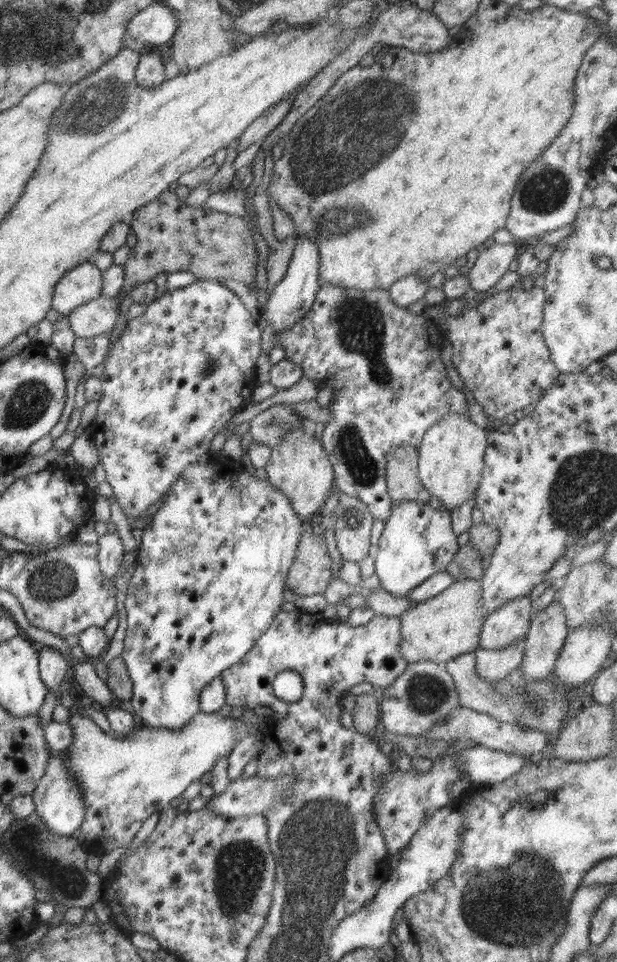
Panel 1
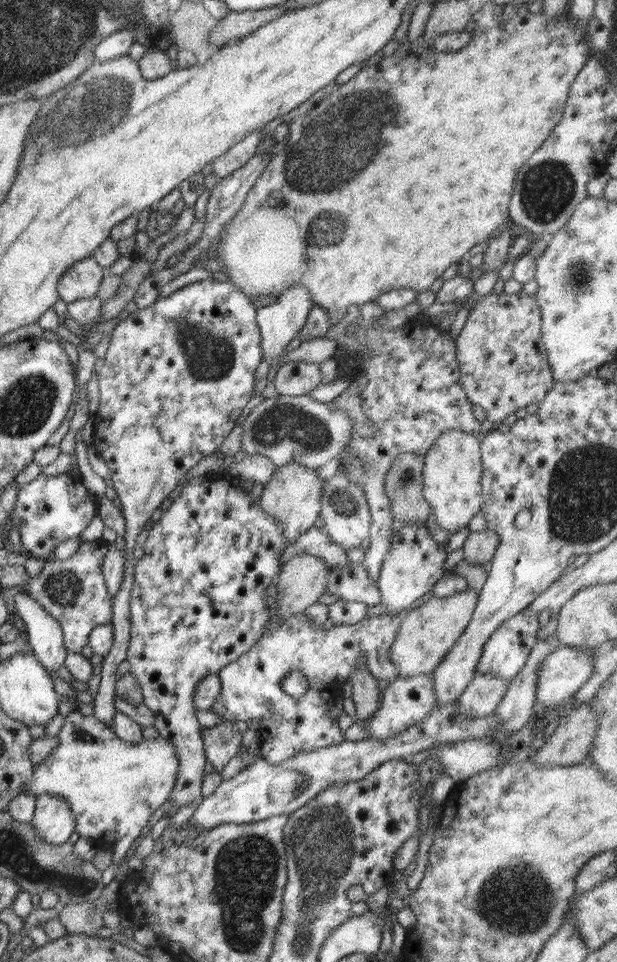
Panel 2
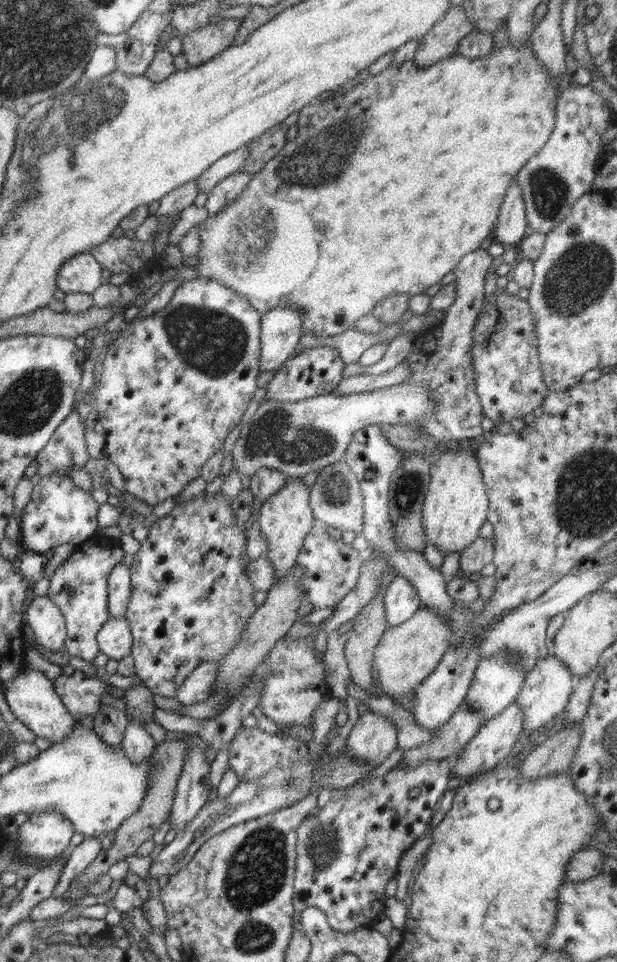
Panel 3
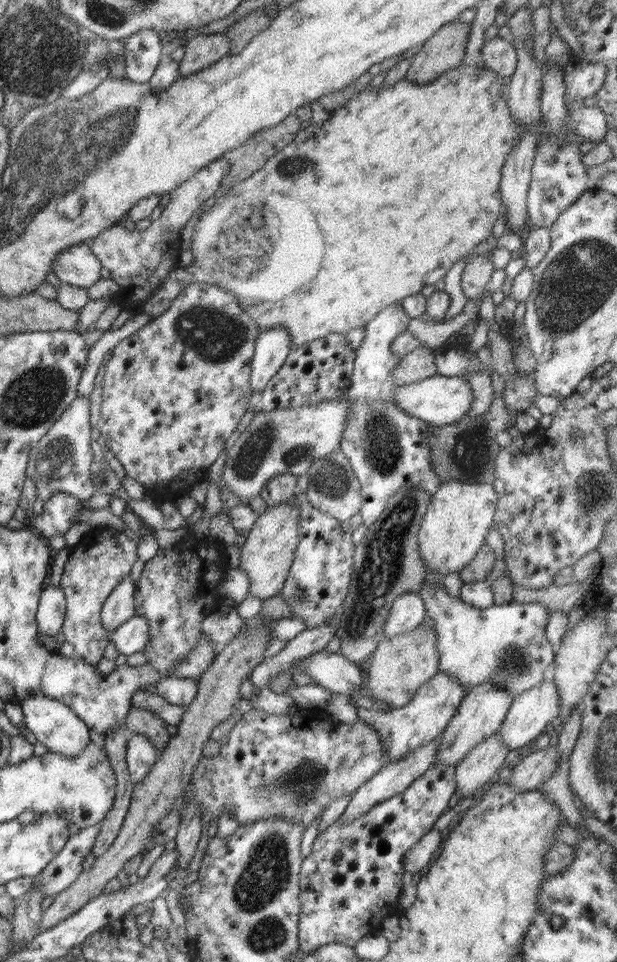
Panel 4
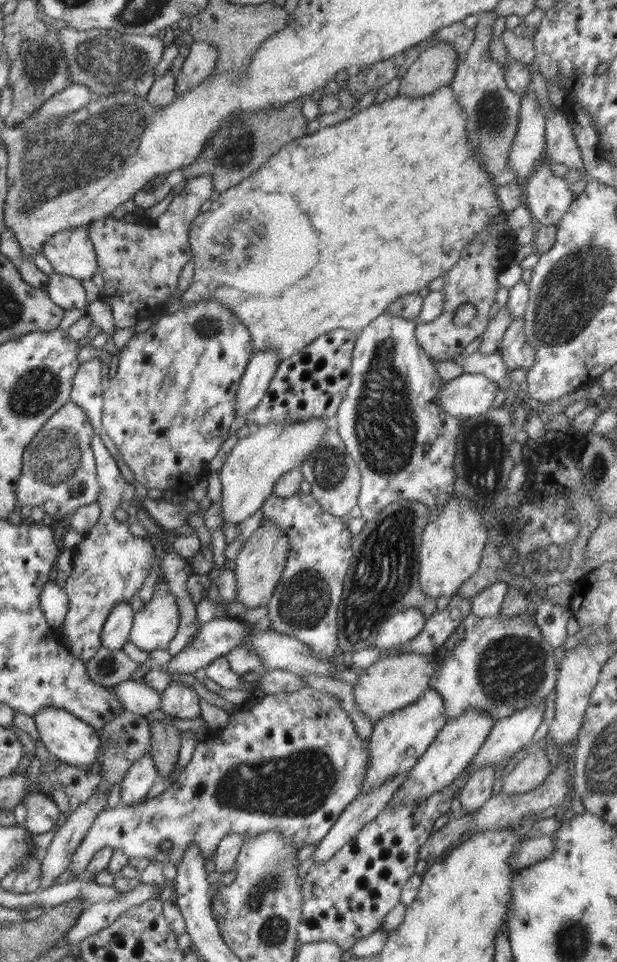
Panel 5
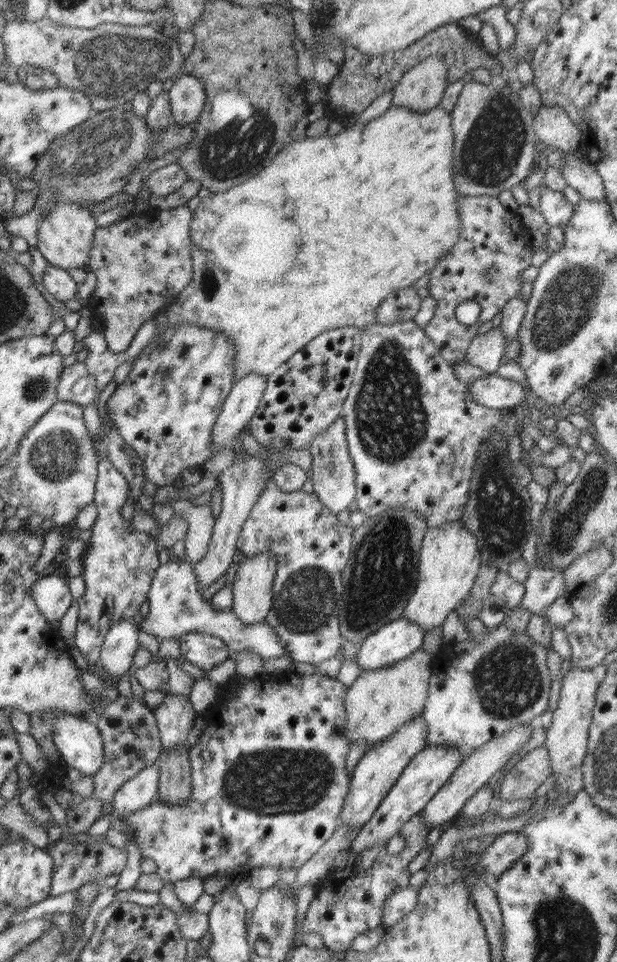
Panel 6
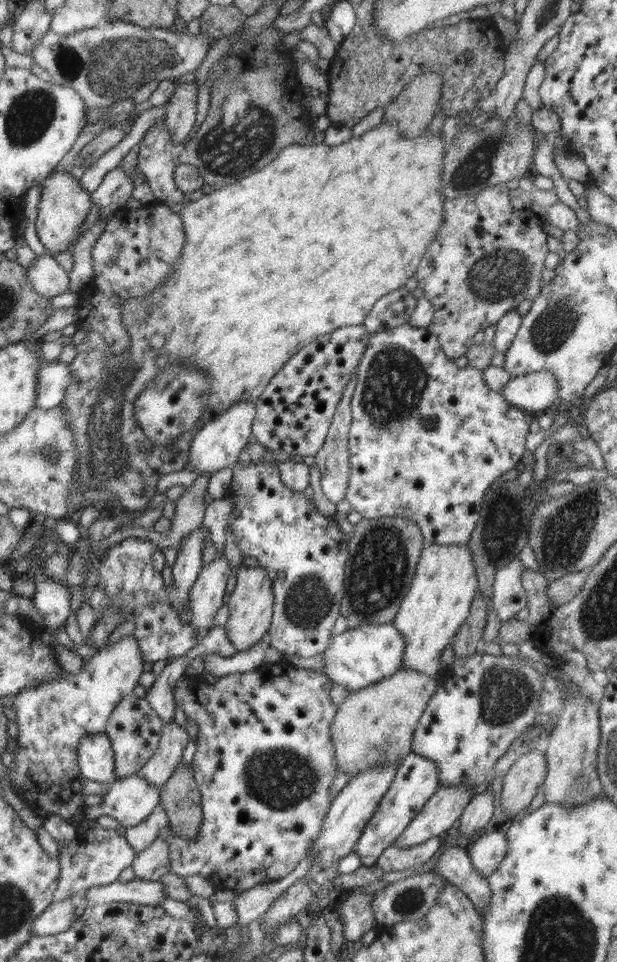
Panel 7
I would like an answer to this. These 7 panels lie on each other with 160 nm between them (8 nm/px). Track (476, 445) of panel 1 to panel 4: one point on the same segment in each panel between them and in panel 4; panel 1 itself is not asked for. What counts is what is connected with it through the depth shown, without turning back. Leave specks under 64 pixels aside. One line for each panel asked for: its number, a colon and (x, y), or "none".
2: (453, 467)
3: (456, 506)
4: (454, 528)

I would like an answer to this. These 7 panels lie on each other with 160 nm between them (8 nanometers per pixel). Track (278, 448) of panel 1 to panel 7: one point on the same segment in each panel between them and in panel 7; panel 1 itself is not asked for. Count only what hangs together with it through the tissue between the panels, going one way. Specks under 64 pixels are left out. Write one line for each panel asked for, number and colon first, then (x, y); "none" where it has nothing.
2: (292, 495)
3: (286, 518)
4: (267, 556)
5: (259, 565)
6: (252, 586)
7: (250, 607)

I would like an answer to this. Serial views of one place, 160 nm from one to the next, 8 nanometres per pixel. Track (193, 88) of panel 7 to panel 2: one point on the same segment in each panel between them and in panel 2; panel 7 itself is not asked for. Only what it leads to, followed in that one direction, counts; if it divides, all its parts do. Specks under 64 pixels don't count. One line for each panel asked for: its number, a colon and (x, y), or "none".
2: (236, 24)
3: (201, 44)
4: (201, 50)
5: (200, 63)
6: (187, 96)

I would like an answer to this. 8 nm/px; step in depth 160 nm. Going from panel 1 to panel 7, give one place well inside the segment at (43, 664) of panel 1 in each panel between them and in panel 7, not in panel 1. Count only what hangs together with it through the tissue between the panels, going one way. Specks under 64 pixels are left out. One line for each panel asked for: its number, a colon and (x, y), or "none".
2: (45, 635)
3: (45, 619)
4: (52, 604)
5: (54, 601)
6: (51, 593)
7: (51, 598)

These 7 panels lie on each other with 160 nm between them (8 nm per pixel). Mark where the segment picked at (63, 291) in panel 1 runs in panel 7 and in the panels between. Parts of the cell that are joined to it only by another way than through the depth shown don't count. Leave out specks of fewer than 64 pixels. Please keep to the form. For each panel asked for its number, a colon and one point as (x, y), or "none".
2: (82, 280)
3: (82, 273)
4: (77, 266)
5: (70, 252)
6: (65, 235)
7: (64, 205)

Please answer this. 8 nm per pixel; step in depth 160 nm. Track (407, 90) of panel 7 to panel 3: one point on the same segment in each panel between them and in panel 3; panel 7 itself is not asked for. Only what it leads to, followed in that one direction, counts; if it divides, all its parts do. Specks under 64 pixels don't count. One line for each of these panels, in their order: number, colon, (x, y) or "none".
3: (441, 41)
4: (444, 50)
5: (435, 67)
6: (421, 88)

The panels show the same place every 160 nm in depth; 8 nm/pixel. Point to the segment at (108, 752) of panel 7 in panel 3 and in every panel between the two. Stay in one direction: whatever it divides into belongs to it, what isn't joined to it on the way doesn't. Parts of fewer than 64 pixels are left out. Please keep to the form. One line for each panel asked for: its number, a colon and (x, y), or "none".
3: (30, 695)
4: (53, 724)
5: (73, 742)
6: (79, 742)

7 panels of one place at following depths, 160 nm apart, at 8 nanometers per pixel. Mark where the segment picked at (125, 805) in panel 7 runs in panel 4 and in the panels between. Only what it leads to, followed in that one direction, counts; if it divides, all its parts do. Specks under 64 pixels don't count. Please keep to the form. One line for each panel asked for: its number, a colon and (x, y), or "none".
4: (141, 755)
5: (139, 779)
6: (142, 789)

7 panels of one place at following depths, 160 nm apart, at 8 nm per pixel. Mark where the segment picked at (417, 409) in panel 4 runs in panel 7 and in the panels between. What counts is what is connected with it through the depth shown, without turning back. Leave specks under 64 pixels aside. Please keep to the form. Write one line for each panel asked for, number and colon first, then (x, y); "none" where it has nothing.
5: (467, 395)
6: (492, 391)
7: (534, 391)

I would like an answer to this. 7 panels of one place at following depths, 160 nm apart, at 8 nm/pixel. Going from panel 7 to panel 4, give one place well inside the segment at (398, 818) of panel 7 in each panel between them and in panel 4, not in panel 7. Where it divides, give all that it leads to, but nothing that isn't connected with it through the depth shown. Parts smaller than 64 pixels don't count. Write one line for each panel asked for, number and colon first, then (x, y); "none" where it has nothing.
4: (484, 707)
5: (459, 740)
6: (431, 768)

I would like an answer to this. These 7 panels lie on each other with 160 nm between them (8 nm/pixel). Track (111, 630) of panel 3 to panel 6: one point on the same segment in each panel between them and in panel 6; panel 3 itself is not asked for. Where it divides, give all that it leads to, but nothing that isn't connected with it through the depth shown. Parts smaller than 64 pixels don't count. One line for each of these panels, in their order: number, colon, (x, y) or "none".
4: (130, 637)
5: (154, 625)
6: (176, 608)

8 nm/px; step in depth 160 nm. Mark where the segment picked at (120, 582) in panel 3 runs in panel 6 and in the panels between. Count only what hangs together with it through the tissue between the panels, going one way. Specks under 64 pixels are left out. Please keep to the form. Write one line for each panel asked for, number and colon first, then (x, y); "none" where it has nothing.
4: (119, 606)
5: (116, 629)
6: (121, 641)

